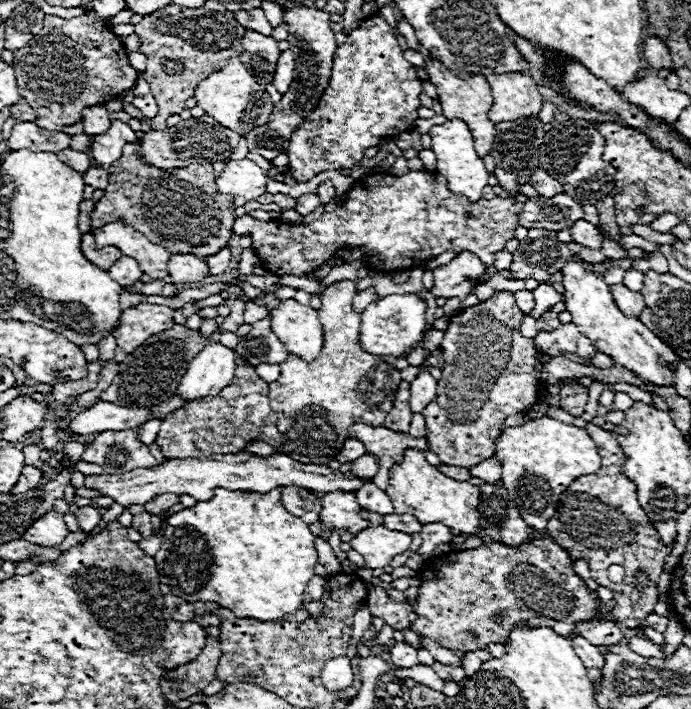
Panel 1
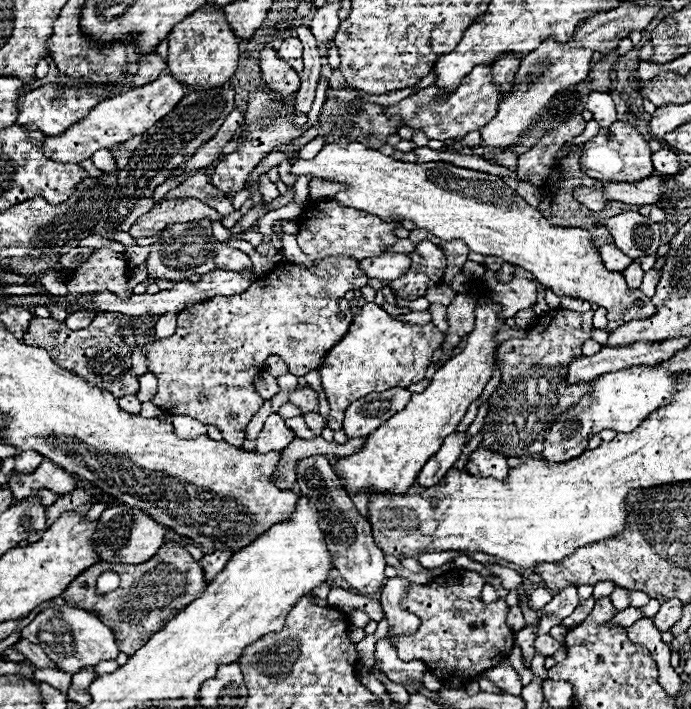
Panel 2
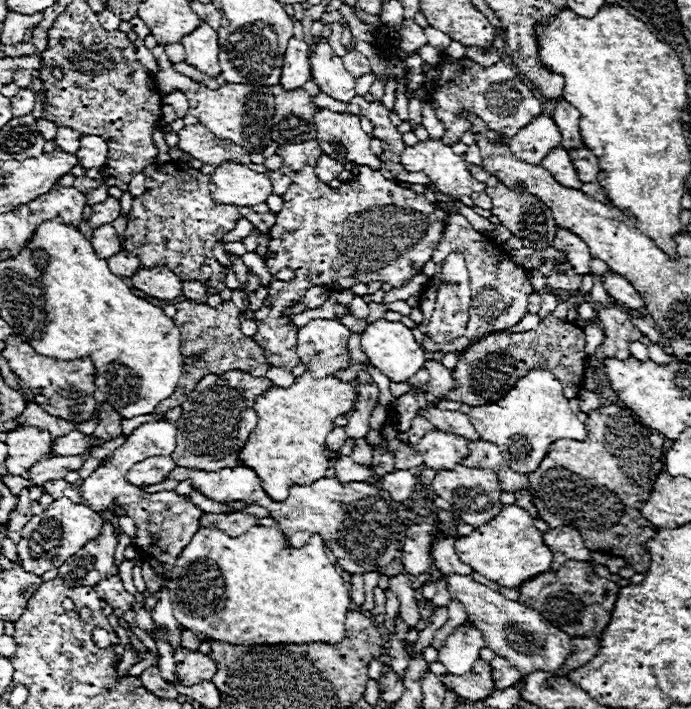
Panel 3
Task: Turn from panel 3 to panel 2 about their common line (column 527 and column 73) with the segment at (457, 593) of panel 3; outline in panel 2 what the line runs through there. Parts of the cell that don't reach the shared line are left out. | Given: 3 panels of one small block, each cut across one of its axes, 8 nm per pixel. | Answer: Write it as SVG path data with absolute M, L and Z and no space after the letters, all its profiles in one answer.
M52 606L40 612L26 628L22 628L20 638L26 638L44 648L44 652L58 662L58 668L68 674L76 674L84 666L96 666L102 660L116 660L118 646L112 630L92 612L74 606Z

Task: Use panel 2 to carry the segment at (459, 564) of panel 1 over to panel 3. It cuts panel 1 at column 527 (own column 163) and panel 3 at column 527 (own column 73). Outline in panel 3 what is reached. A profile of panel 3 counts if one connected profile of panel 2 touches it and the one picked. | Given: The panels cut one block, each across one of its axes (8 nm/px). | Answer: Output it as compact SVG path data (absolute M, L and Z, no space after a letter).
M568 560L558 570L540 574L520 588L520 604L540 610L548 622L568 636L598 636L610 622L620 586L594 574L590 562Z

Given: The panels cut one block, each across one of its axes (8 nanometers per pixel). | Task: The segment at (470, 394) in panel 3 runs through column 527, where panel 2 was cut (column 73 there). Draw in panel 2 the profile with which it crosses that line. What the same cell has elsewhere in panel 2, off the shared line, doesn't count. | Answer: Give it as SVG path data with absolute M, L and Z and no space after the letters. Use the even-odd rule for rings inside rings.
M102 312L92 320L92 324L88 328L74 332L64 322L34 316L30 320L30 328L24 336L24 344L48 350L50 358L58 366L70 370L72 374L82 378L86 384L108 390L112 396L120 398L120 396L128 396L128 394L138 392L138 376L134 374L134 370L130 370L132 368L130 366L132 352L124 344L124 338L122 338L122 324L124 322L130 322L128 316L124 316L124 314ZM76 368L84 368L84 370L76 370Z

